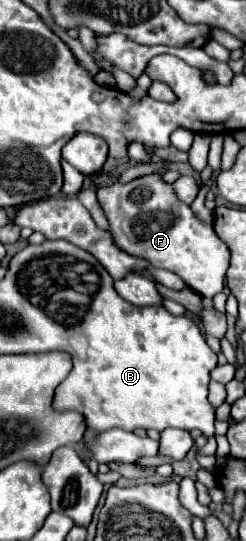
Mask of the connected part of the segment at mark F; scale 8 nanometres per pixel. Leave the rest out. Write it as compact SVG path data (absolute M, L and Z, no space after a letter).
M144 175L128 183L114 183L98 189L98 201L108 217L110 233L120 249L144 257L152 267L176 273L190 289L212 299L224 289L224 277L230 263L230 249L216 237L214 229L202 223L188 205L178 201L172 185L160 181L160 175Z

